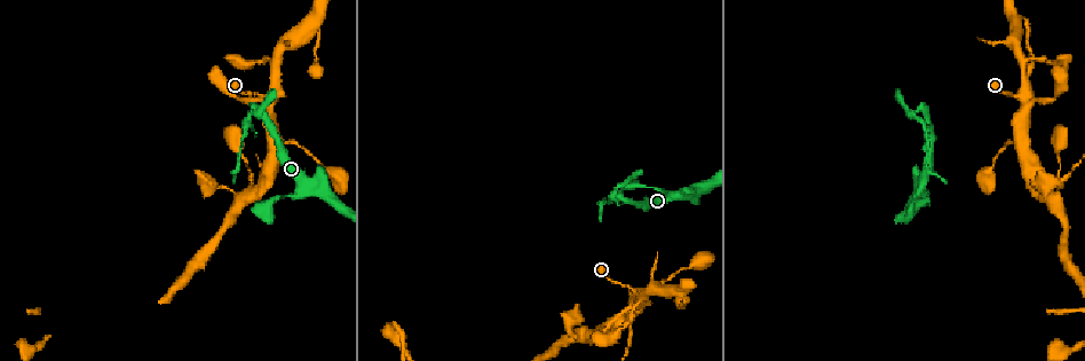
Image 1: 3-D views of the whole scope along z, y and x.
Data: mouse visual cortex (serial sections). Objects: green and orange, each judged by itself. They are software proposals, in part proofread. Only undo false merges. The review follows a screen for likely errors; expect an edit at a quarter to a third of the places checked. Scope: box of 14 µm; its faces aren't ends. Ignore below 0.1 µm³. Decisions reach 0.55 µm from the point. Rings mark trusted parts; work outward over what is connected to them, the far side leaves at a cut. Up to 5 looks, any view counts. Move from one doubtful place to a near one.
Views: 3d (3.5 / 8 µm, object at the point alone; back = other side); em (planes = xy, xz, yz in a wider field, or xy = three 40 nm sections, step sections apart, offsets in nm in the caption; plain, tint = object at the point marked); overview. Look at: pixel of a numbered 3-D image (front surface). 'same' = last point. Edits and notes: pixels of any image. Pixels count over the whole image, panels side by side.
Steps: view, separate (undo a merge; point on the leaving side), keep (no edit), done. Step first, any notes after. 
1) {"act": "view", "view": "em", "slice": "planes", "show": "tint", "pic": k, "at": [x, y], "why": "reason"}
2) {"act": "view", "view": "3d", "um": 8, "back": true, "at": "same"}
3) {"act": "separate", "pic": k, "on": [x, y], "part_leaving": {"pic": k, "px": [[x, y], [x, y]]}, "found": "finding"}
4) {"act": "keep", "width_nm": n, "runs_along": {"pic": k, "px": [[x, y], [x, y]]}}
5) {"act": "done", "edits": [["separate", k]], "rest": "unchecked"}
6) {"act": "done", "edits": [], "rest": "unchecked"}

{"act": "view", "view": "3d", "um": 3.5, "back": true, "pic": 1, "at": [1025, 97], "why": "branch point"}

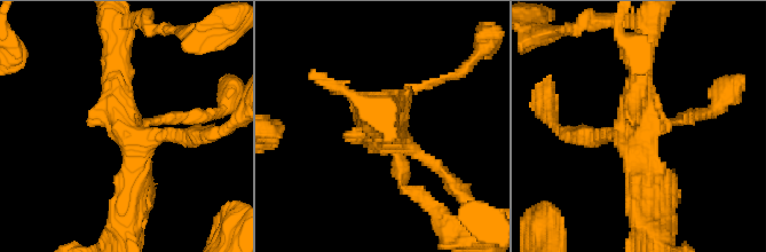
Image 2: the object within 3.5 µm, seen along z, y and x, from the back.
{"act": "view", "view": "em", "slice": "xy", "step": 5, "show": "tint", "pic": 2, "at": [645, 129], "why": "now the EM"}

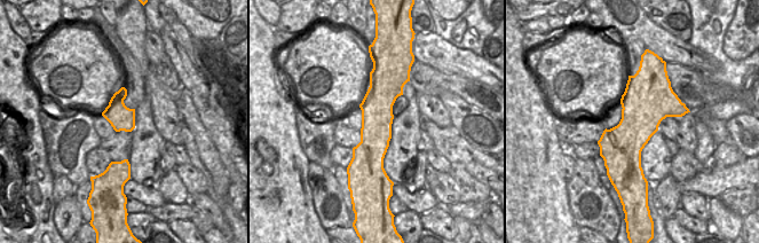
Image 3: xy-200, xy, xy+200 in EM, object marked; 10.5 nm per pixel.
{"act": "keep", "runs_along": {"pic": 2, "px": [[182, 120], [129, 127], [136, 197]]}, "found": "all the same cell"}

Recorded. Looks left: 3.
{"act": "view", "view": "3d", "um": 8, "pic": 1, "at": [642, 187], "why": "thick turns thin"}

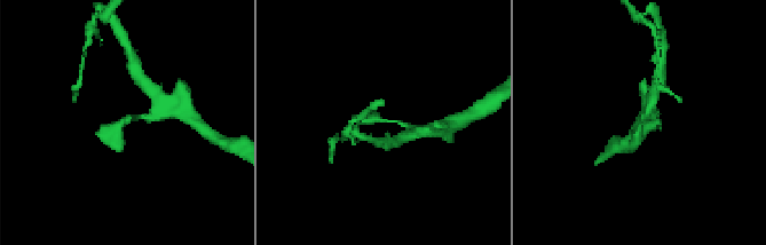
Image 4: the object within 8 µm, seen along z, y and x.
{"act": "view", "view": "3d", "um": 3.5, "back": true, "pic": 4, "at": [638, 120]}

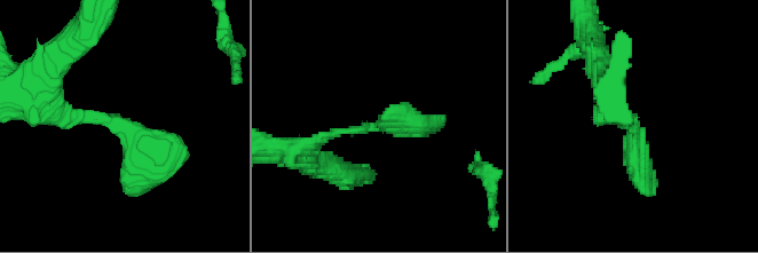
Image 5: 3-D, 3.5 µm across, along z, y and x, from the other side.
{"act": "view", "view": "em", "slice": "xy", "step": 5, "show": "tint", "pic": 5, "at": [116, 125], "why": "need the tissue"}

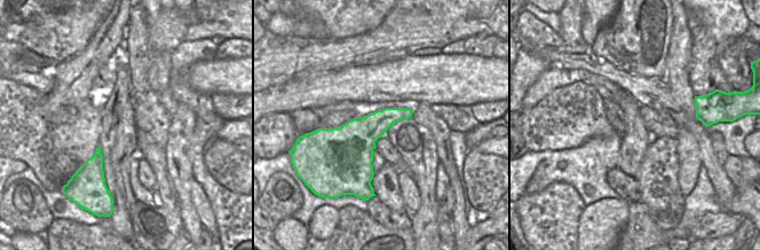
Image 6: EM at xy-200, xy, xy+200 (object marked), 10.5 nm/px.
{"act": "keep", "runs_along": {"pic": 5, "px": [[53, 101], [124, 126], [137, 186]]}, "found": "all the same cell"}

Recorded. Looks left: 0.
{"act": "done", "edits": [], "rest": "unchecked"}

